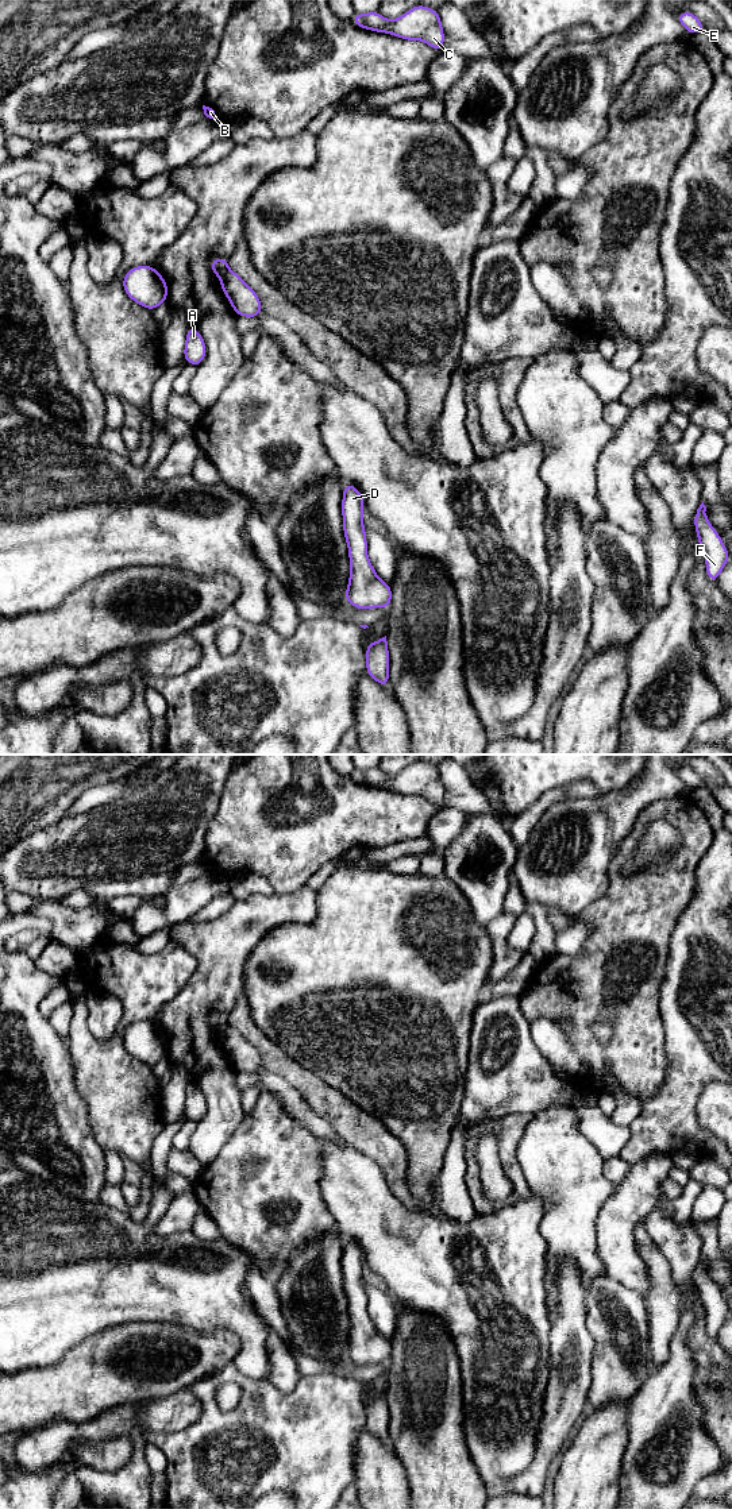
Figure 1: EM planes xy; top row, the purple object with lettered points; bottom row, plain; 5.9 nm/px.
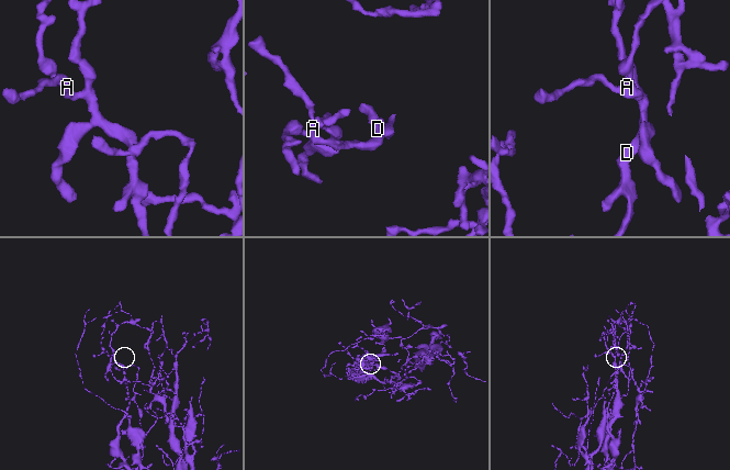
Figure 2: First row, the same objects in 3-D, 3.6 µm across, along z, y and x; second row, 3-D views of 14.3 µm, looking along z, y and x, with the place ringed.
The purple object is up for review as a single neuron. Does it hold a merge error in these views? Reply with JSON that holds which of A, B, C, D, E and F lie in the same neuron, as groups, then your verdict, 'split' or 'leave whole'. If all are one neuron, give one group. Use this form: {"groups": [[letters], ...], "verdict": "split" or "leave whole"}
{"groups": [["A", "D", "E"], ["B", "C", "F"]], "verdict": "split"}

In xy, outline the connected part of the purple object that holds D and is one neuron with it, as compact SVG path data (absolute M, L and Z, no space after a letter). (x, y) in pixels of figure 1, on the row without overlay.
M344 1239L342 1273L351 1321L344 1355L357 1366L386 1365L392 1359L392 1340L380 1335L367 1313L366 1286L362 1275L363 1263L362 1249L352 1239Z

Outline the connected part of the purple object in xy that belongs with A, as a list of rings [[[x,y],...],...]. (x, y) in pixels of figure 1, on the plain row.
[[[192,1081],[186,1087],[184,1115],[188,1120],[200,1122],[207,1111],[205,1097],[199,1085]]]

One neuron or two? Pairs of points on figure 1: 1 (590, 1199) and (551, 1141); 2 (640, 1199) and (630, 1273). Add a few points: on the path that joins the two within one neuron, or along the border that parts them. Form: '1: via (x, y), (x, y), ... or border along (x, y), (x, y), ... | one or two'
1: via (576, 1187), (554, 1156) | one
2: via (624, 1218), (624, 1254) | one

